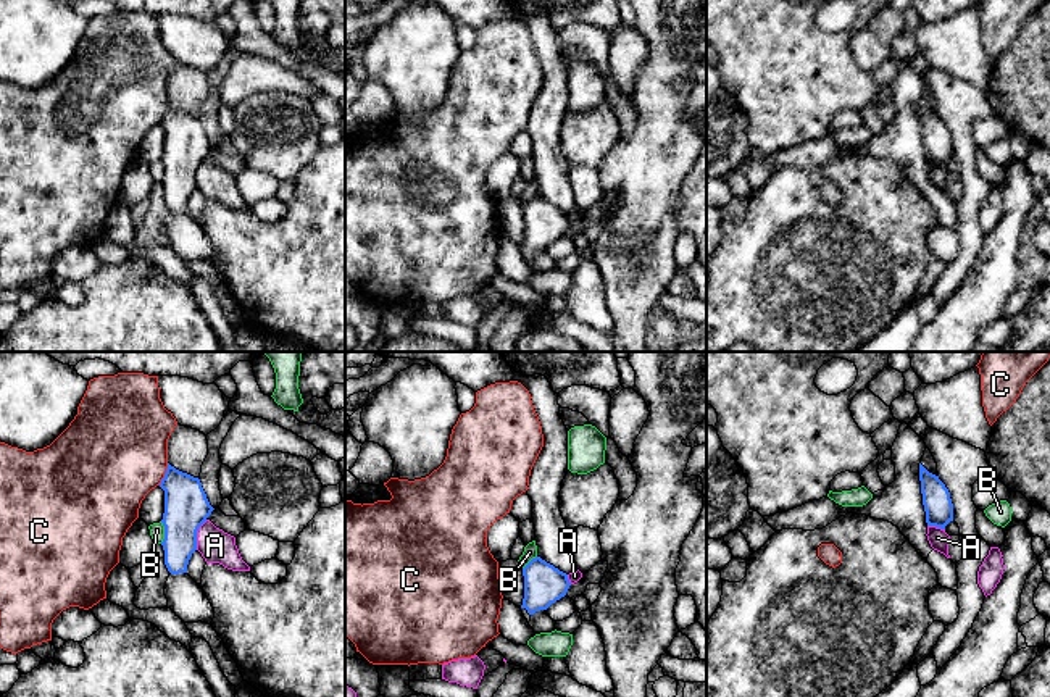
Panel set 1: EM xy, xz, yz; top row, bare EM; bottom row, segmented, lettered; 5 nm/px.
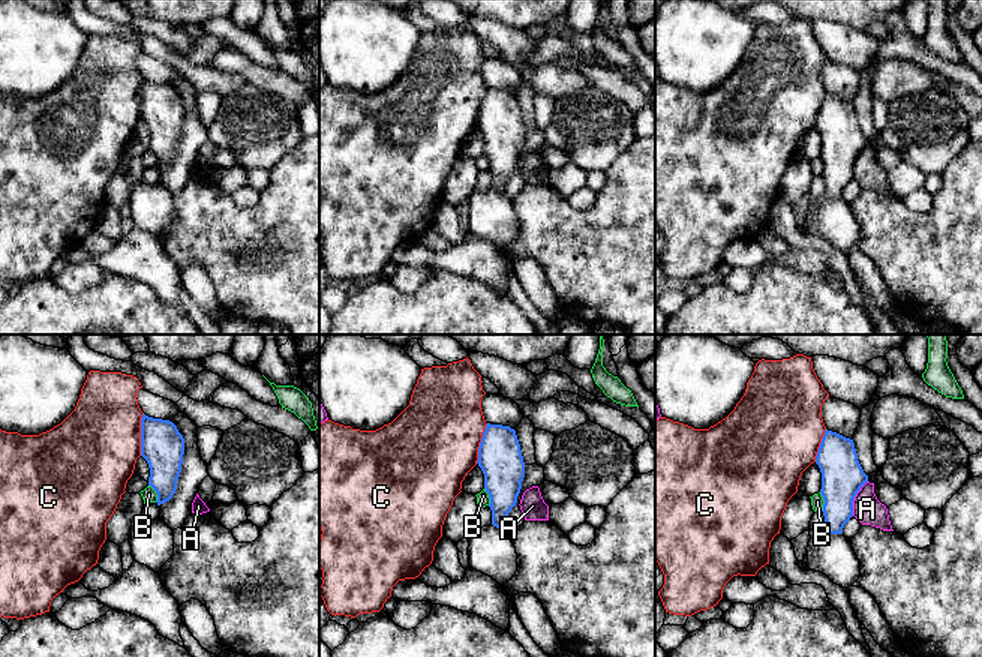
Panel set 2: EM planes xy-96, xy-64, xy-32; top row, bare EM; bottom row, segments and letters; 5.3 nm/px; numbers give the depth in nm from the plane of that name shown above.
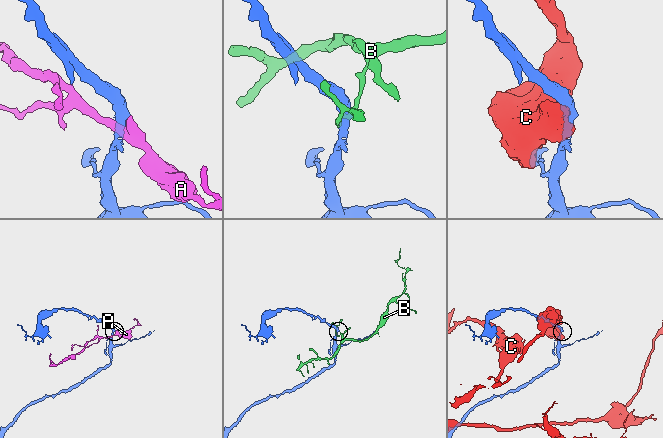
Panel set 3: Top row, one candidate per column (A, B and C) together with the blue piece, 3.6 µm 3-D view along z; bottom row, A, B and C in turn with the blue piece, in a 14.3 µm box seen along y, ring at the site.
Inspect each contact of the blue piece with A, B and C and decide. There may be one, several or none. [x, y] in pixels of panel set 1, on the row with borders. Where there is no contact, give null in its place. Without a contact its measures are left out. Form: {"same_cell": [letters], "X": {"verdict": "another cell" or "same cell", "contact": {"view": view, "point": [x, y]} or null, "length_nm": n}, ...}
{"same_cell": [], "A": {"verdict": "another cell", "contact": {"view": "xy", "point": [195, 534]}, "length_nm": 160}, "B": {"verdict": "another cell", "contact": {"view": "xy", "point": [165, 533]}, "length_nm": 110}, "C": {"verdict": "another cell", "contact": {"view": "xy", "point": [165, 475]}, "length_nm": 120}}

